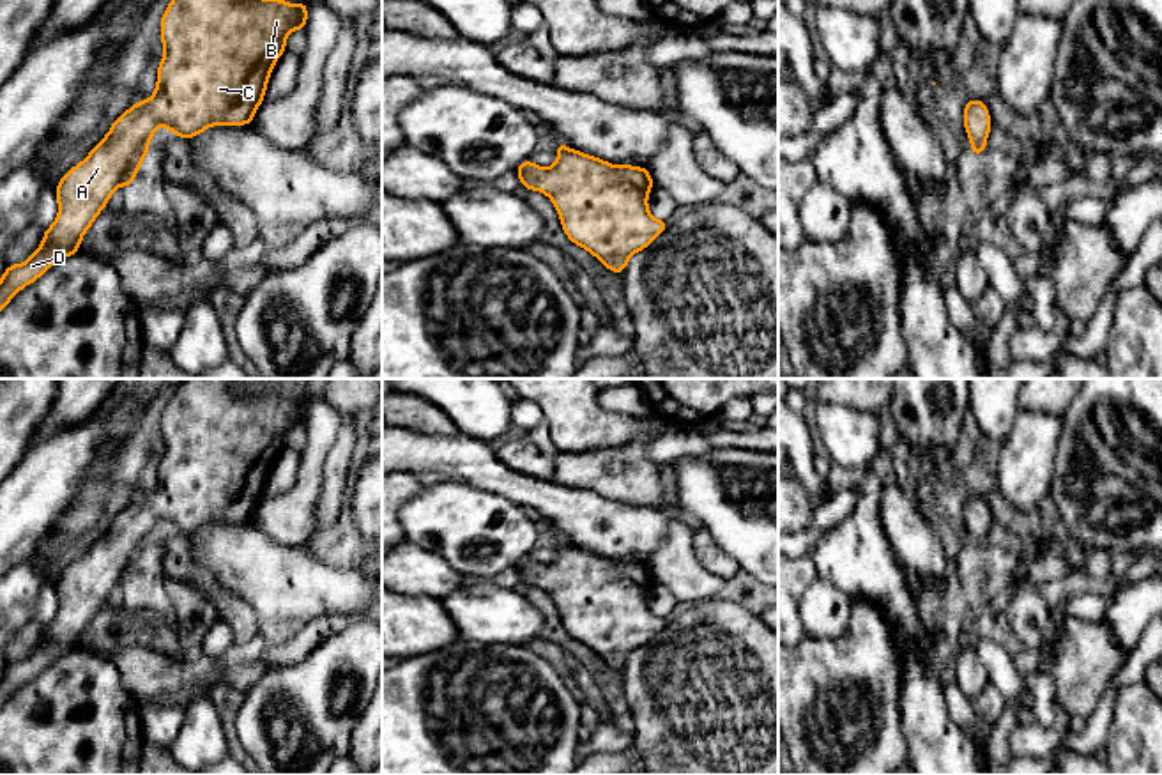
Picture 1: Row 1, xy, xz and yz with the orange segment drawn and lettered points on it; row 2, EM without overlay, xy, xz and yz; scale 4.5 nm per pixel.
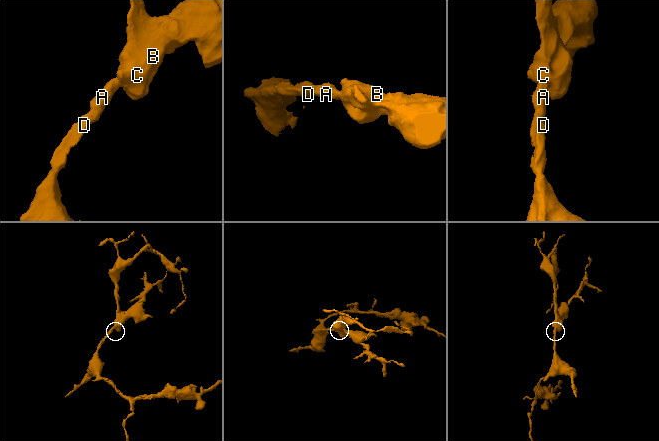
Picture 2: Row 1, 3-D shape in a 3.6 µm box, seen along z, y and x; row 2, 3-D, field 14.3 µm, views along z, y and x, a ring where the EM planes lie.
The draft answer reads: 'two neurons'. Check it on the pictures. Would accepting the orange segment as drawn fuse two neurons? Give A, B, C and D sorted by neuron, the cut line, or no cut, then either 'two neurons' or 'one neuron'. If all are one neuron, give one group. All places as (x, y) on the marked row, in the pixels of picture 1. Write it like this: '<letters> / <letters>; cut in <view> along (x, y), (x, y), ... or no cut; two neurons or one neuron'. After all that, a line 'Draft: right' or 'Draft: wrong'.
A B C D; no cut; one neuron
Draft: wrong

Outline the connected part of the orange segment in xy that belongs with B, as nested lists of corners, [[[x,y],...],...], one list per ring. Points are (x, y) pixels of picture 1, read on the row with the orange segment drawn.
[[[172,0],[161,18],[164,57],[154,96],[124,111],[90,154],[60,179],[55,188],[58,216],[27,262],[7,265],[0,280],[0,311],[55,262],[78,253],[83,234],[108,205],[111,193],[133,186],[157,126],[191,140],[210,126],[251,124],[271,71],[287,51],[287,35],[304,30],[306,21],[306,0],[297,5],[285,0]]]

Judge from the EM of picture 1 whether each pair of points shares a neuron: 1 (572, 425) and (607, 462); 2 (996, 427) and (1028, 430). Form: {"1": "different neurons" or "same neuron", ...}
{"1": "different neurons", "2": "different neurons"}

